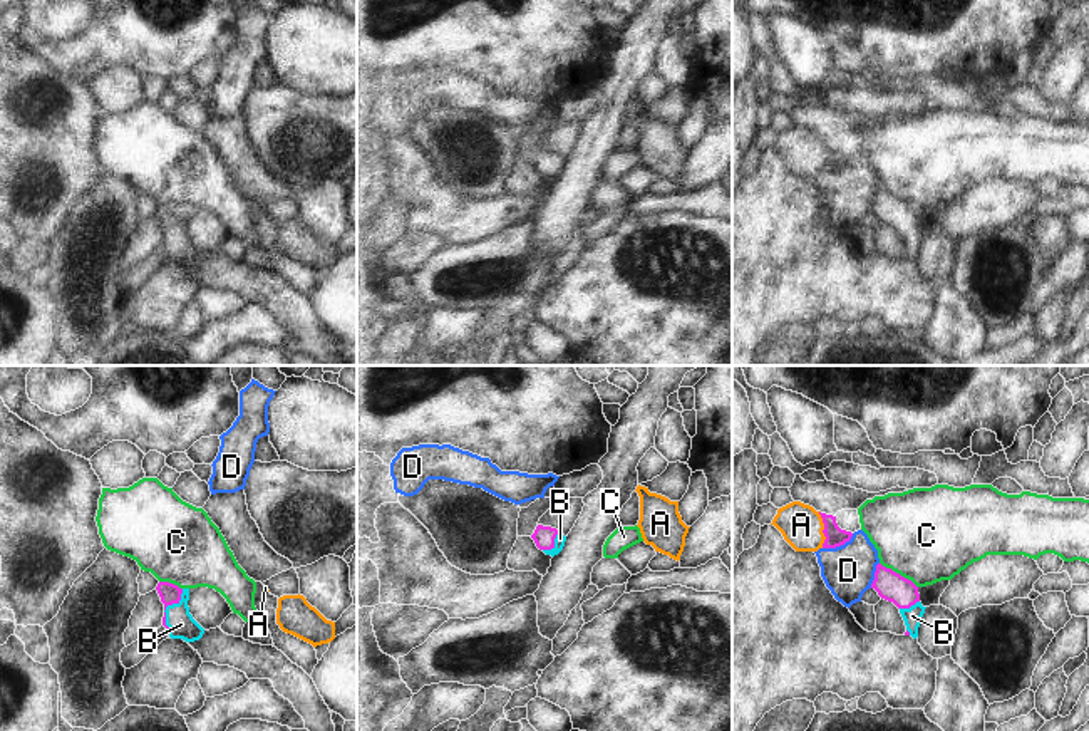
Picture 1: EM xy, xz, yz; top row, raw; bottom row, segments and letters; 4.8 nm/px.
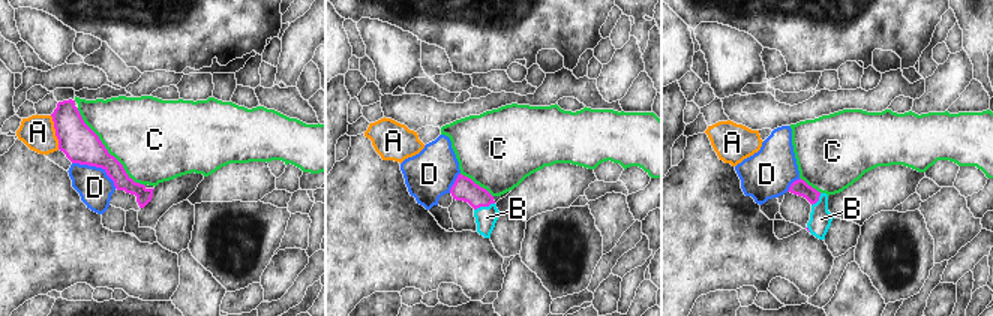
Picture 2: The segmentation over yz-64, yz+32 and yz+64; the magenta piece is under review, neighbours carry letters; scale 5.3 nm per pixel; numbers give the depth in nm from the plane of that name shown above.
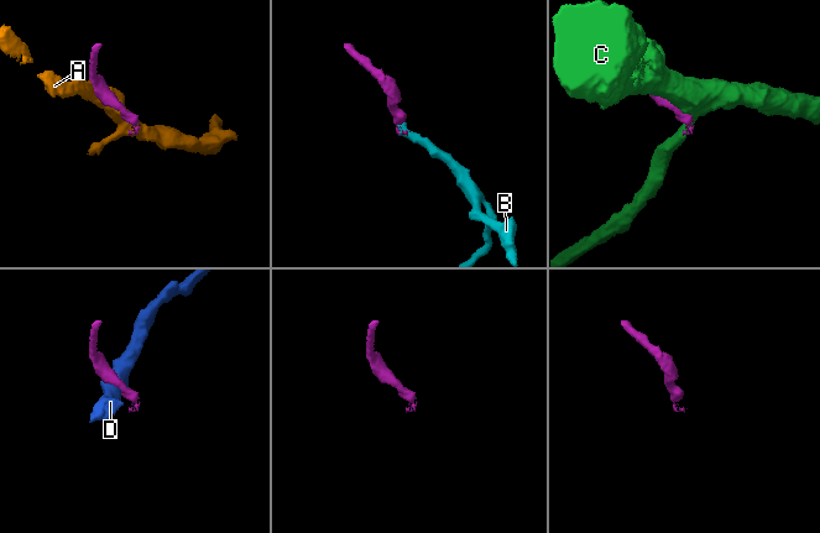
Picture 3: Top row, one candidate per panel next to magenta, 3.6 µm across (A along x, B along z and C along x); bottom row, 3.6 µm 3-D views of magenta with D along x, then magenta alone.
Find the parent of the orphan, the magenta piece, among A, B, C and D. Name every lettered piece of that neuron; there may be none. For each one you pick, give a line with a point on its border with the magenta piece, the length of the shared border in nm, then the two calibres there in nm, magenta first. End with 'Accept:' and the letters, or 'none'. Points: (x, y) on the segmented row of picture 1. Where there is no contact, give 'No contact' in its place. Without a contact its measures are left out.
B: Touches magenta at xy (166, 606). Shared border 220 nm. Thickness 100 nm (magenta) against 130 nm
Accept: B.

